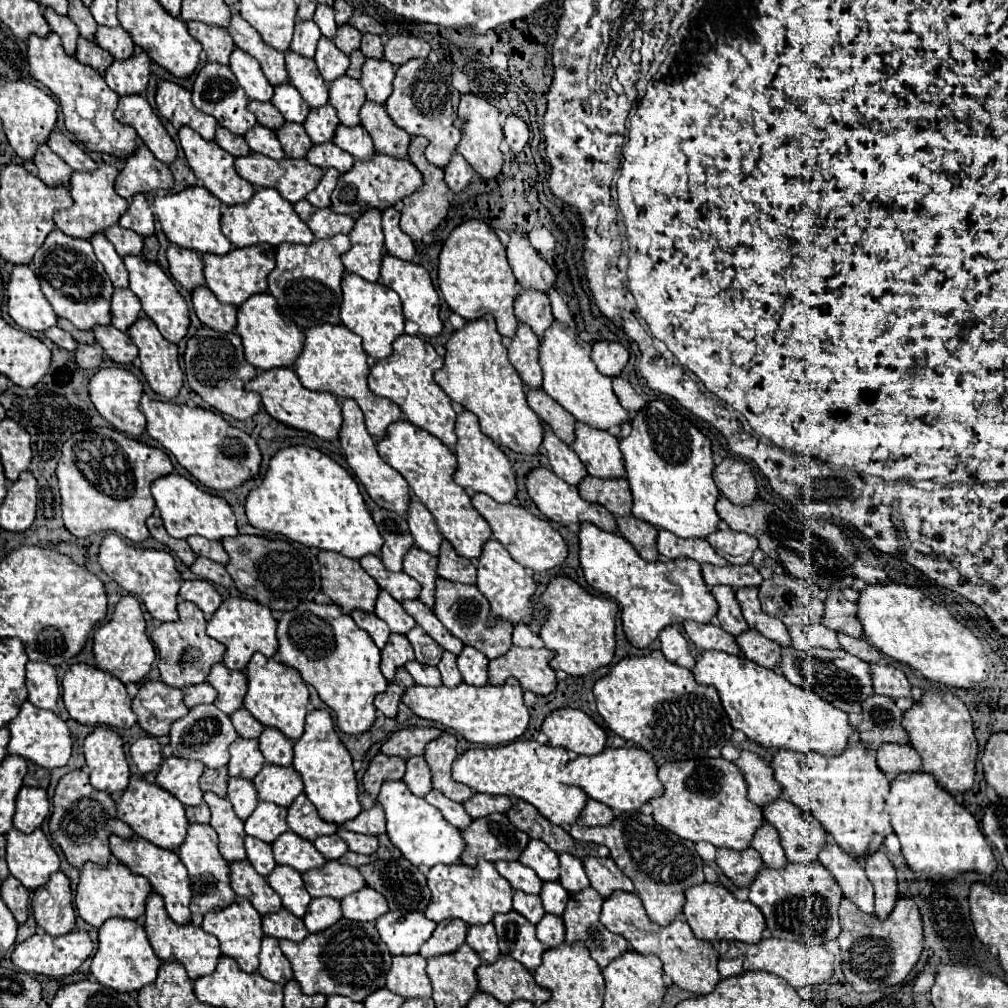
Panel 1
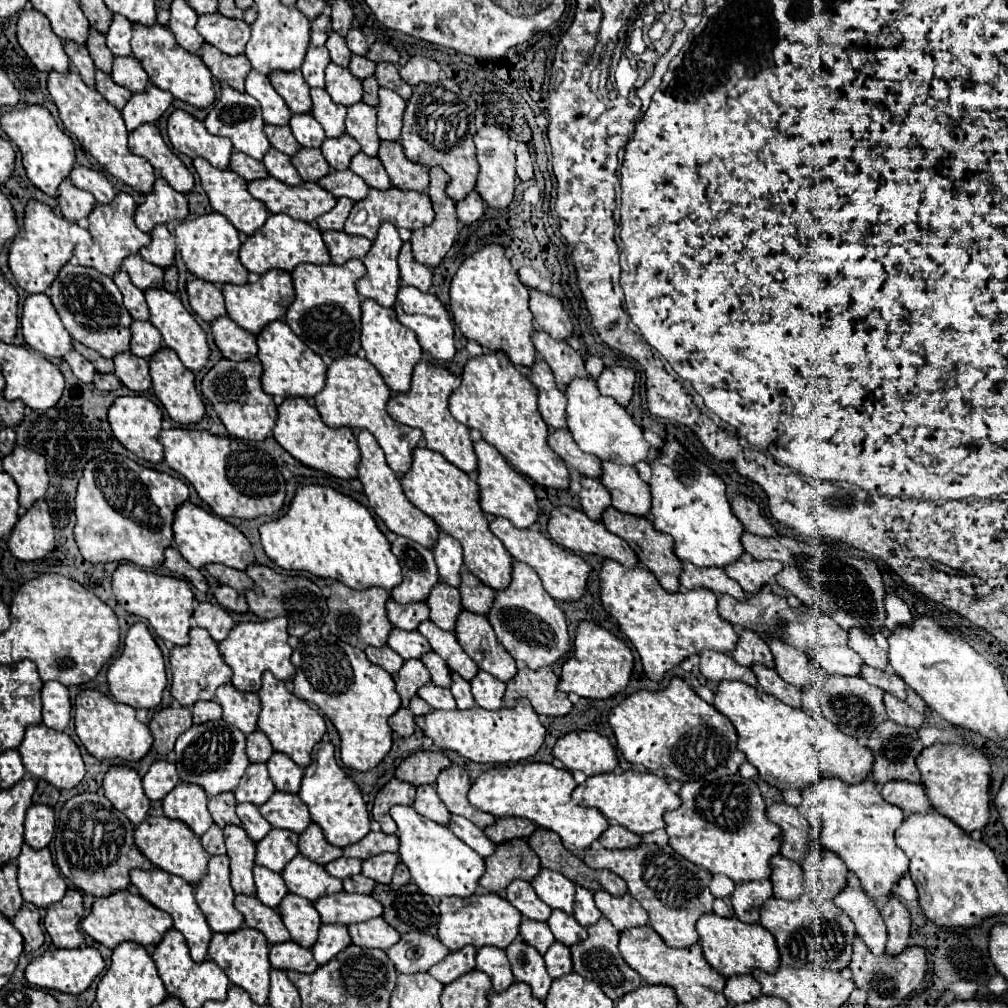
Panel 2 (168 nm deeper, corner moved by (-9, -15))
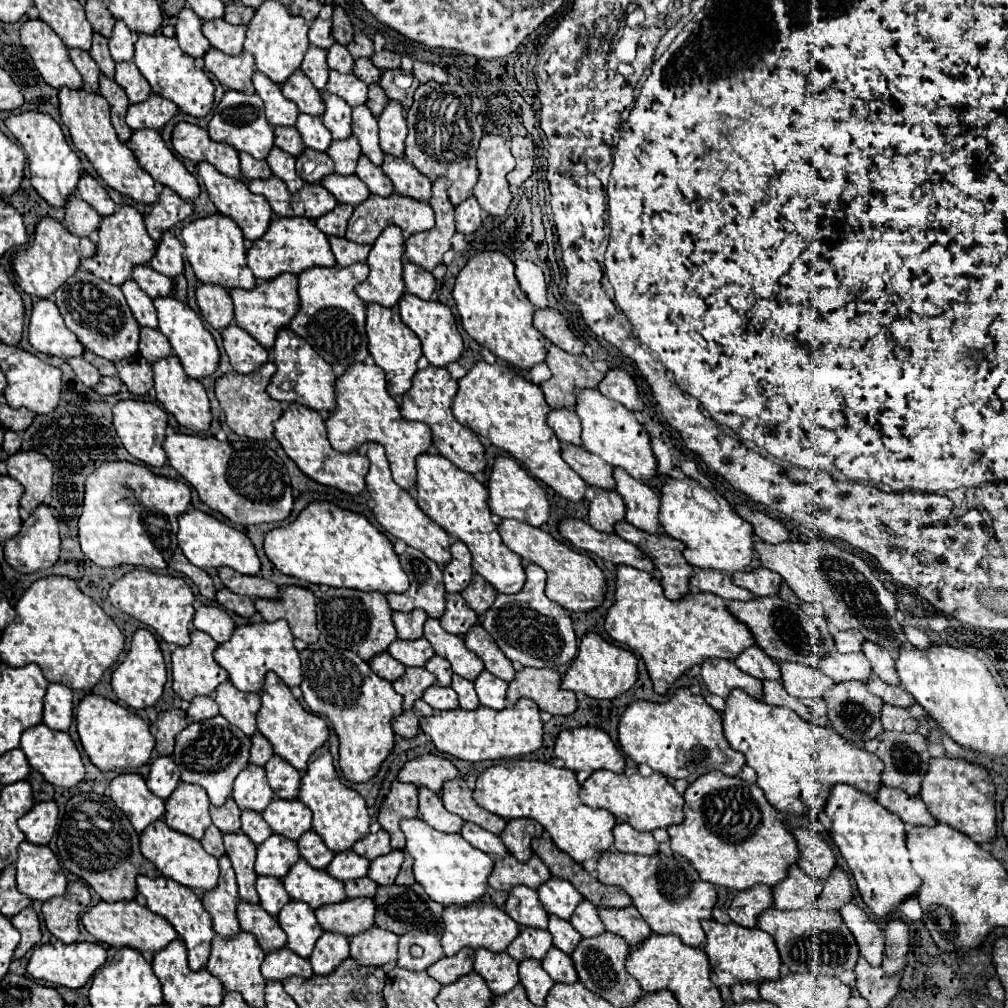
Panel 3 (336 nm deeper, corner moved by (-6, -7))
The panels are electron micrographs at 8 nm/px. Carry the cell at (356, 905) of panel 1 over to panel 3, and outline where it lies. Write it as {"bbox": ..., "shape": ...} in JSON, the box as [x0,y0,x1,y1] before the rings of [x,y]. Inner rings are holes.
{"bbox":[350,924,398,966],"shape":[[[374,924],[366,932],[350,938],[350,956],[366,966],[384,966],[396,960],[396,944],[398,936],[394,932],[386,932]]]}

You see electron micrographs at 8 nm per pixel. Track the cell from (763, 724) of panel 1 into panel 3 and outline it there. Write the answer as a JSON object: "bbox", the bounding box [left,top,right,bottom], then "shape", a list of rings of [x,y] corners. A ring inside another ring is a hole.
{"bbox":[722,688,884,812],"shape":[[[734,688],[726,698],[722,718],[726,740],[734,750],[740,750],[746,756],[746,764],[758,774],[756,784],[764,790],[766,800],[782,812],[820,812],[826,804],[830,786],[838,782],[850,784],[866,794],[876,792],[882,784],[880,772],[884,764],[880,758],[854,746],[830,726],[820,728],[802,720],[790,708],[770,706],[748,696],[744,690]]]}

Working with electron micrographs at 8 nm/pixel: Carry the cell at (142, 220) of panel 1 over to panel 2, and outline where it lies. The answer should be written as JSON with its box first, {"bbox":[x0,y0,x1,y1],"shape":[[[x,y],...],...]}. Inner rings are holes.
{"bbox":[139,226,175,268],"shape":[[[157,226],[151,234],[151,244],[145,246],[139,254],[143,260],[147,260],[149,264],[155,264],[159,268],[169,268],[175,264],[175,240],[169,234],[169,230],[165,226]]]}

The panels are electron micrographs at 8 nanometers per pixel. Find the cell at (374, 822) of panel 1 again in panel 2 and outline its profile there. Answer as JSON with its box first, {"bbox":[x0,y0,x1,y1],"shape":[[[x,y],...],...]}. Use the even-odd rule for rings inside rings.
{"bbox":[343,832,397,860],"shape":[[[369,832],[363,840],[343,848],[343,856],[359,858],[359,860],[367,860],[383,852],[397,852],[397,836],[385,832]]]}

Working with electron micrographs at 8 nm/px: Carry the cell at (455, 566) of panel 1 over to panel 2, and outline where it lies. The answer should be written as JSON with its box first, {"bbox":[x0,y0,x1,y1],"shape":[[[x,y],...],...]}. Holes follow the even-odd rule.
{"bbox":[459,570,495,614],"shape":[[[463,570],[463,574],[461,574],[459,592],[461,592],[463,608],[467,612],[487,614],[493,604],[493,598],[495,598],[495,590],[491,590],[483,582],[479,582],[469,570]]]}

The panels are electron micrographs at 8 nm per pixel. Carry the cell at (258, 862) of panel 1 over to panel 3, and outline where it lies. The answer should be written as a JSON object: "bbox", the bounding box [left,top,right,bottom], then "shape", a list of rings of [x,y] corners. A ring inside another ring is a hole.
{"bbox":[256,876,290,916],"shape":[[[258,876],[256,890],[260,896],[262,908],[272,916],[276,916],[280,912],[280,908],[290,900],[288,892],[282,886],[282,880],[274,878],[274,876]]]}

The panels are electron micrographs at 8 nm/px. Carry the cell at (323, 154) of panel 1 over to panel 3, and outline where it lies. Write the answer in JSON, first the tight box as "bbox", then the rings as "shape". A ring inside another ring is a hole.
{"bbox":[320,172,370,206],"shape":[[[334,172],[334,174],[328,174],[320,184],[326,190],[330,190],[338,202],[346,202],[346,204],[352,204],[352,206],[364,202],[370,196],[368,186],[356,174],[352,174],[352,176],[338,176]]]}

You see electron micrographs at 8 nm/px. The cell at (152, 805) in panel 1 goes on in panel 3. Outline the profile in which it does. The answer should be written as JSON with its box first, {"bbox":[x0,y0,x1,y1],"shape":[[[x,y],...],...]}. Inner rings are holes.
{"bbox":[140,818,220,890],"shape":[[[162,818],[150,824],[148,828],[144,828],[144,832],[140,834],[140,850],[144,858],[148,858],[164,876],[192,890],[210,890],[218,882],[218,874],[220,874],[218,860],[202,848],[200,840],[194,840],[178,830],[172,830]]]}

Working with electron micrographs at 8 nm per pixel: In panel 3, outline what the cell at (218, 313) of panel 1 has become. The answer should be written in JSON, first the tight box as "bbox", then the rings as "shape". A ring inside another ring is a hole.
{"bbox":[222,324,268,374],"shape":[[[230,324],[222,330],[222,342],[232,368],[240,370],[240,374],[248,374],[268,360],[268,350],[236,324]]]}

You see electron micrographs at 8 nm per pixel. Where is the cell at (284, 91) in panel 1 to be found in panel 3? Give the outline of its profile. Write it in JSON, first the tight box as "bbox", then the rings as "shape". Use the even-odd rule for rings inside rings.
{"bbox":[296,114,332,152],"shape":[[[298,114],[296,120],[296,128],[304,140],[304,144],[312,150],[320,150],[324,152],[328,148],[328,144],[332,142],[332,134],[328,132],[328,128],[322,124],[320,116],[310,116],[310,114]]]}

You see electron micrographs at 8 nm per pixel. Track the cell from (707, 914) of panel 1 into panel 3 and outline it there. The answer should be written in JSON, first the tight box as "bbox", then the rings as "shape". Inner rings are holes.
{"bbox":[700,920,780,986],"shape":[[[702,920],[700,922],[706,932],[706,954],[712,968],[712,982],[716,986],[734,986],[738,982],[754,982],[760,980],[776,980],[780,978],[780,956],[772,936],[760,928],[744,928],[740,924],[728,922],[720,924],[716,920]]]}

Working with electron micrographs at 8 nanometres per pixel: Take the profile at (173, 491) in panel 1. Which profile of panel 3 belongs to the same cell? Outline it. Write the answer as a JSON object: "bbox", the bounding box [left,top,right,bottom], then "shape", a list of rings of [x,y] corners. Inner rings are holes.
{"bbox":[178,510,260,574],"shape":[[[186,510],[180,518],[178,518],[178,524],[180,524],[180,530],[178,530],[178,546],[182,548],[184,556],[198,568],[218,568],[218,566],[230,566],[232,570],[240,572],[240,574],[258,574],[260,572],[260,560],[256,556],[256,550],[250,542],[250,538],[216,520],[214,516],[202,512],[202,510]]]}

